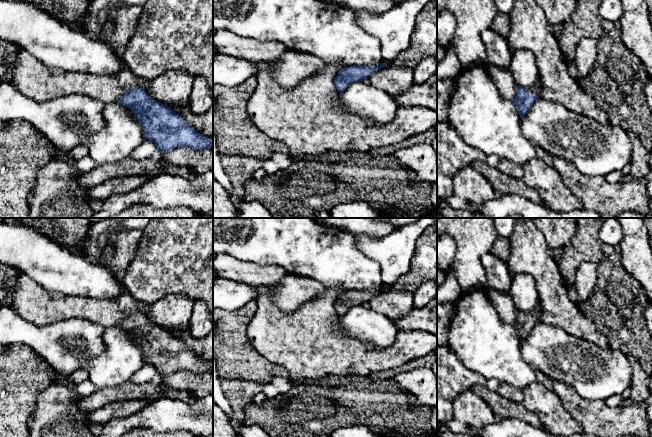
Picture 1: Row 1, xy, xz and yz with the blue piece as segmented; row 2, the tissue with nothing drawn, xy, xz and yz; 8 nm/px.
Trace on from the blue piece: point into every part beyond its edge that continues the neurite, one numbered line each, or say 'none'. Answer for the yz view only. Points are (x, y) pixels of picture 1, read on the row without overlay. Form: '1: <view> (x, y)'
1: yz (535, 313)

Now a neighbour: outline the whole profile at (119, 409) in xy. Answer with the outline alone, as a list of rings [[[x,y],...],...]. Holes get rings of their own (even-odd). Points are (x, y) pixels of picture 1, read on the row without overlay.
[[[142,399],[110,403],[88,415],[88,422],[105,424],[114,418],[128,417],[146,407],[148,402]]]

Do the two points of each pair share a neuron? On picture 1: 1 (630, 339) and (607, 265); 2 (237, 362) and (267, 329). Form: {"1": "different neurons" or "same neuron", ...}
{"1": "same neuron", "2": "different neurons"}

